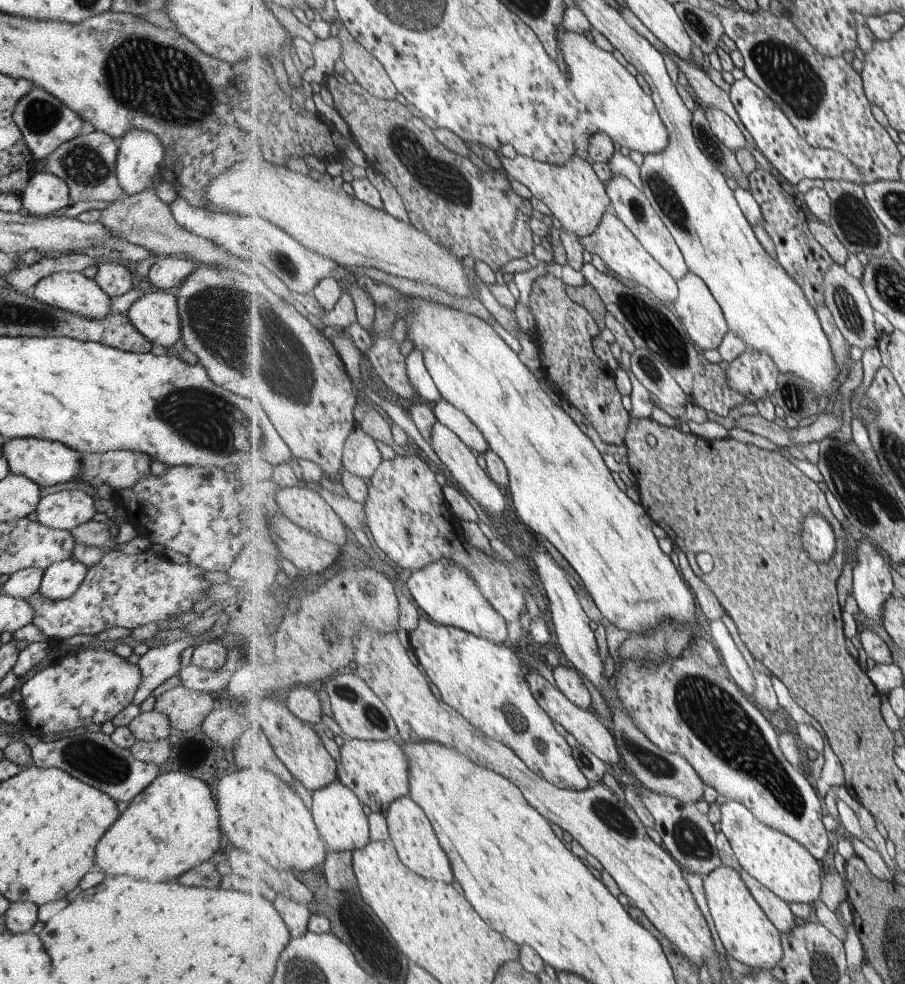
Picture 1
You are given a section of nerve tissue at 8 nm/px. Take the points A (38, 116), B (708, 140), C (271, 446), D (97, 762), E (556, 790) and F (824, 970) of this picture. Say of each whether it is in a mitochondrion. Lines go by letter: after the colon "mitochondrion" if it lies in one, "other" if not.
A: mitochondrion
B: mitochondrion
C: mitochondrion
D: mitochondrion
E: other
F: mitochondrion

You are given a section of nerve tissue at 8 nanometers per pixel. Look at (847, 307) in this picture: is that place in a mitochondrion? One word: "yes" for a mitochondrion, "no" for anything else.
yes

